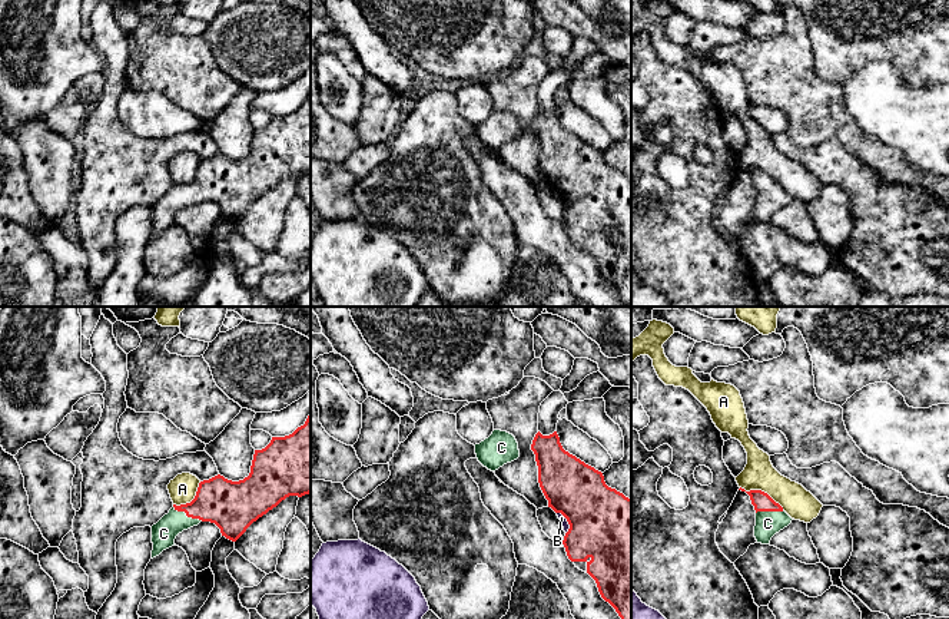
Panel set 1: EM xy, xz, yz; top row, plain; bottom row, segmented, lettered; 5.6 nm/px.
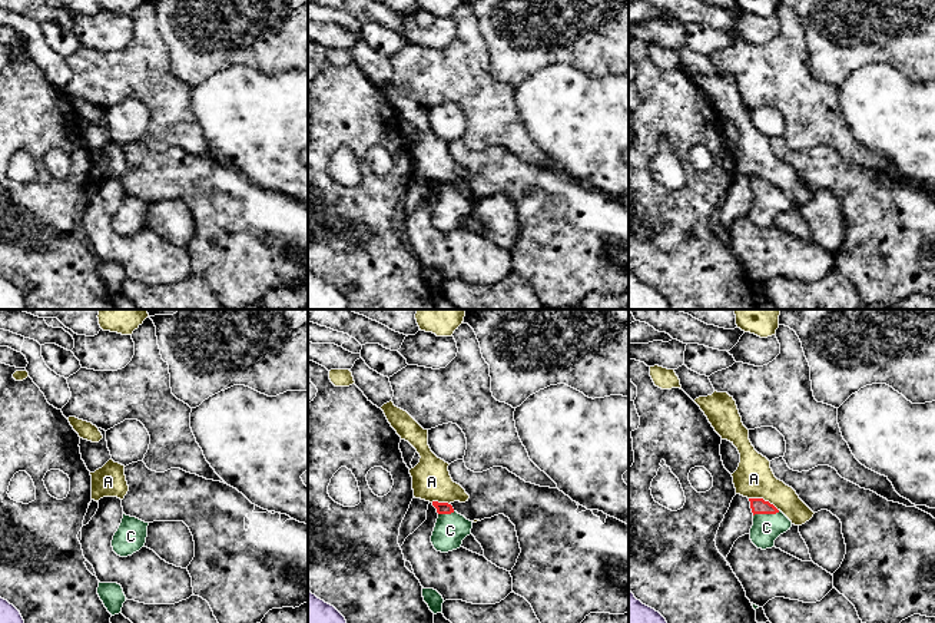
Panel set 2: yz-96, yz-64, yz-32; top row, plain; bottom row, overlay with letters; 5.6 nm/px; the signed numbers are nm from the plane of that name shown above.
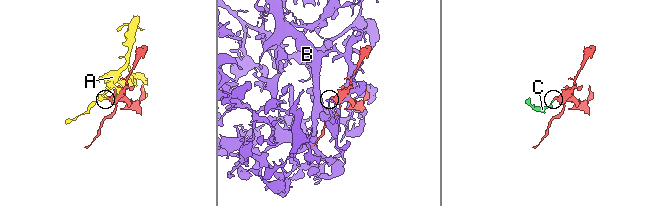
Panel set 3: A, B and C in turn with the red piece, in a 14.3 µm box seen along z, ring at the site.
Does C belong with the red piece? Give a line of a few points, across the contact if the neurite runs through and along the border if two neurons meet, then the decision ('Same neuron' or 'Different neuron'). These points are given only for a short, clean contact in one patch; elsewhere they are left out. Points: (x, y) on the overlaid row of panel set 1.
Line: xy (229, 505), (208, 505), (188, 516), (179, 517), (163, 533). Same neuron

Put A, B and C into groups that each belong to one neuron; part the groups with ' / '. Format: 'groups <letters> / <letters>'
groups A / B / C

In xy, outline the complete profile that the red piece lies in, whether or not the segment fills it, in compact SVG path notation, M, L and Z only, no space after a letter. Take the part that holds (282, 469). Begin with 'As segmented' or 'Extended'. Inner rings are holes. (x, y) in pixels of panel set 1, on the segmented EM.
Extended. M311 414L303 426L285 437L272 437L271 443L255 450L250 473L239 481L232 481L218 474L199 483L195 499L190 503L169 510L152 526L152 559L163 550L175 546L175 539L183 530L198 526L200 522L215 523L222 536L236 542L246 529L289 496L302 497L311 493Z

